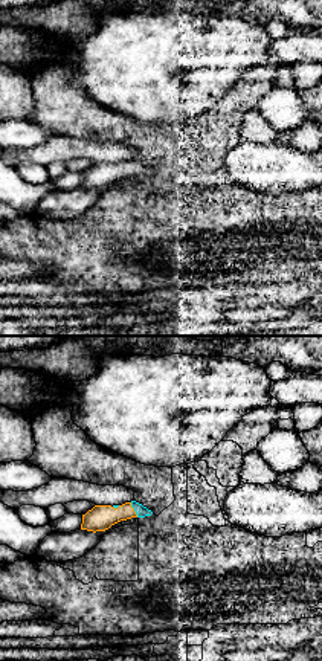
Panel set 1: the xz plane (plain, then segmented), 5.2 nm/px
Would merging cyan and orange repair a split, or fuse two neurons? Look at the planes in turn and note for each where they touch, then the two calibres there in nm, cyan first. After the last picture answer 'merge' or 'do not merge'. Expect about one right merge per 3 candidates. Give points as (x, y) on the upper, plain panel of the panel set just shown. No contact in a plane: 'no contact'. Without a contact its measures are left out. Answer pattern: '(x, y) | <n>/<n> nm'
(135, 168) | 60/140 nm

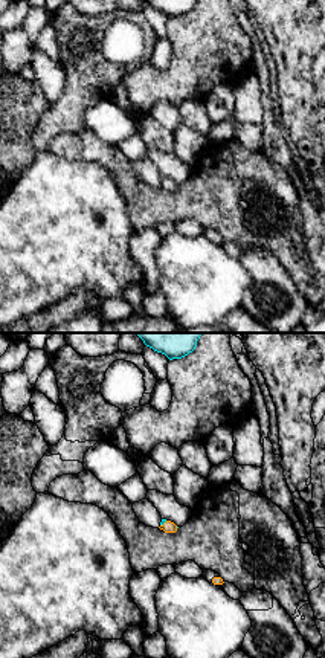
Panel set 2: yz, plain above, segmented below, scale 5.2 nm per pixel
(164, 180) | 20/60 nm

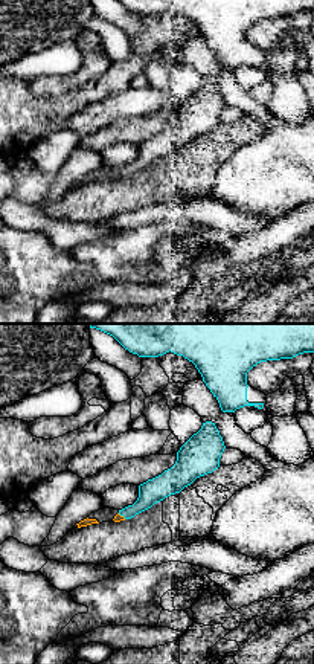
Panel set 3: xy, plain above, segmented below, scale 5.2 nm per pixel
(122, 173) | 130/50 nm

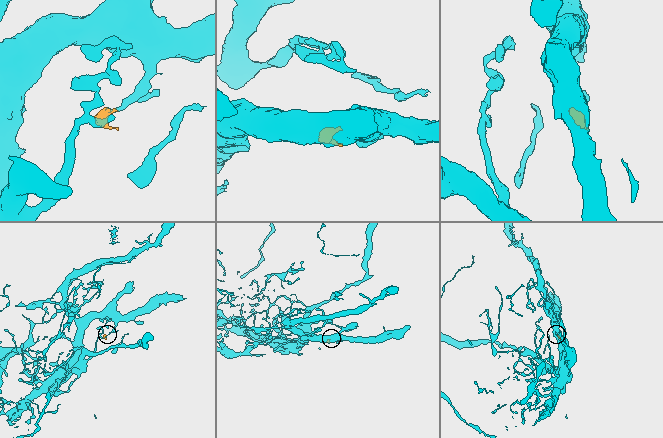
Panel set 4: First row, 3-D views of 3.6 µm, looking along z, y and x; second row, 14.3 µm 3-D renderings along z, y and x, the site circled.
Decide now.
merge

